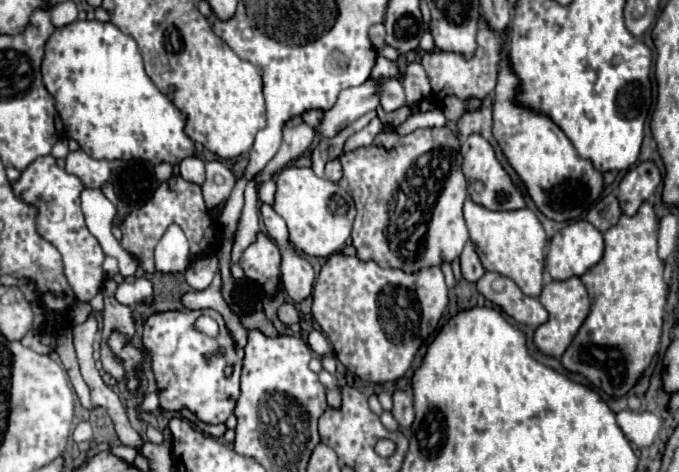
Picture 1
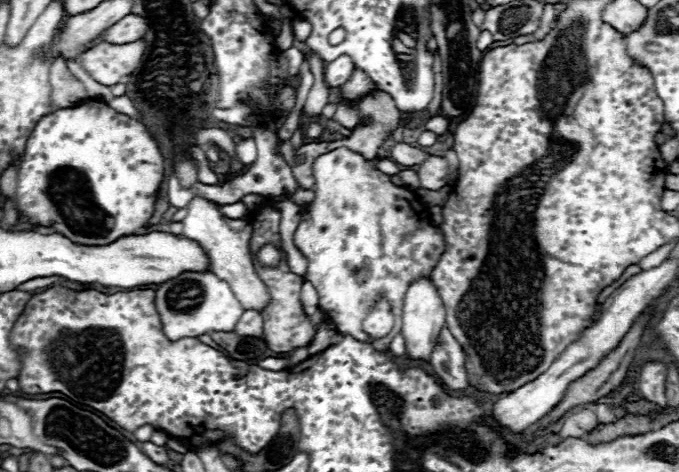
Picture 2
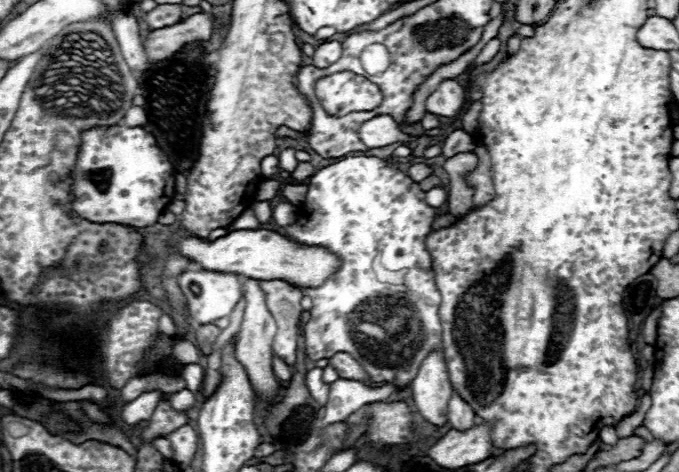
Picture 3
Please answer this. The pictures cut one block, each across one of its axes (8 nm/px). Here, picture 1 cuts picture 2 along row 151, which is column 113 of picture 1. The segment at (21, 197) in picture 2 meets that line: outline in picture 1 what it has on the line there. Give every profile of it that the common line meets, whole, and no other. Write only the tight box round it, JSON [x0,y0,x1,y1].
[42,20,194,164]

